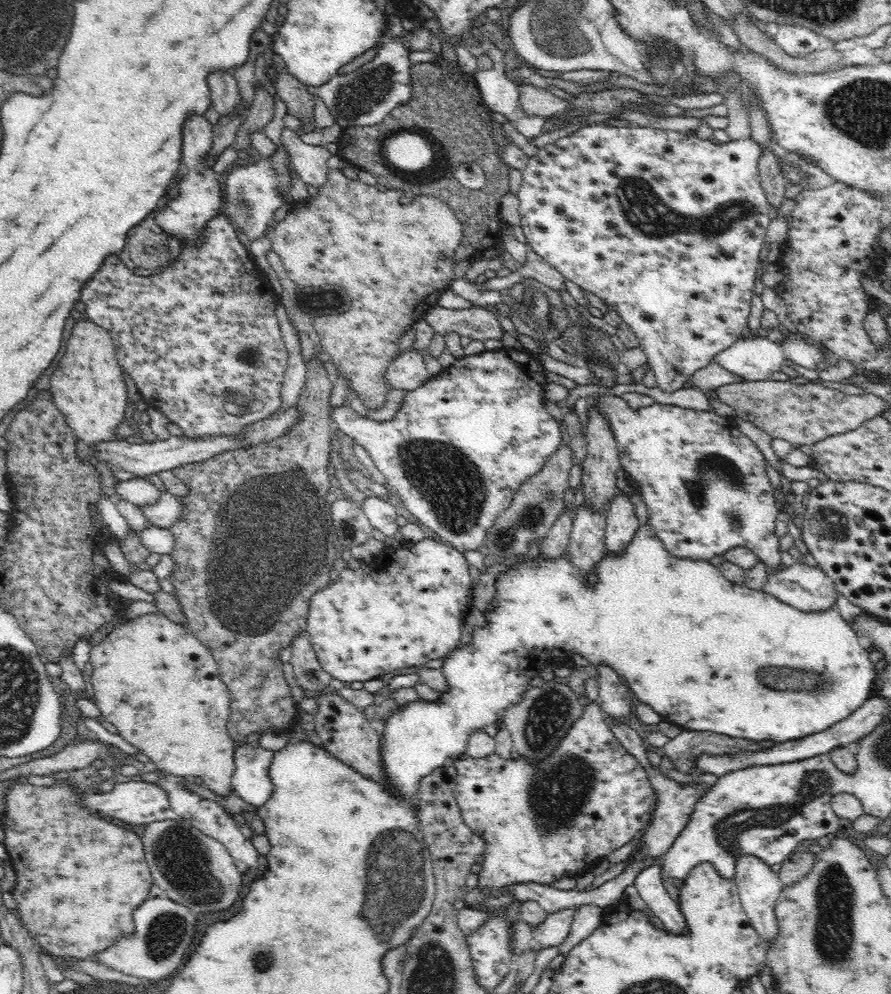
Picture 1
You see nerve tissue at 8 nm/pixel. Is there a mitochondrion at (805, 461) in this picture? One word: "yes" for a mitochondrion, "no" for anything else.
no

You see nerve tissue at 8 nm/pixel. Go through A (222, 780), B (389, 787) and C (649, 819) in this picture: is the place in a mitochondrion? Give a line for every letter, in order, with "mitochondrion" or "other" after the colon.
A: other
B: other
C: other

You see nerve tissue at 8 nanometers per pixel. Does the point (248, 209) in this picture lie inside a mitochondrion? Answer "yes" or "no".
yes

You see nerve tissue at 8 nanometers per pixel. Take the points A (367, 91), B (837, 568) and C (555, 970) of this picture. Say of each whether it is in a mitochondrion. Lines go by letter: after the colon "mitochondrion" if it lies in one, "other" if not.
A: mitochondrion
B: other
C: other

